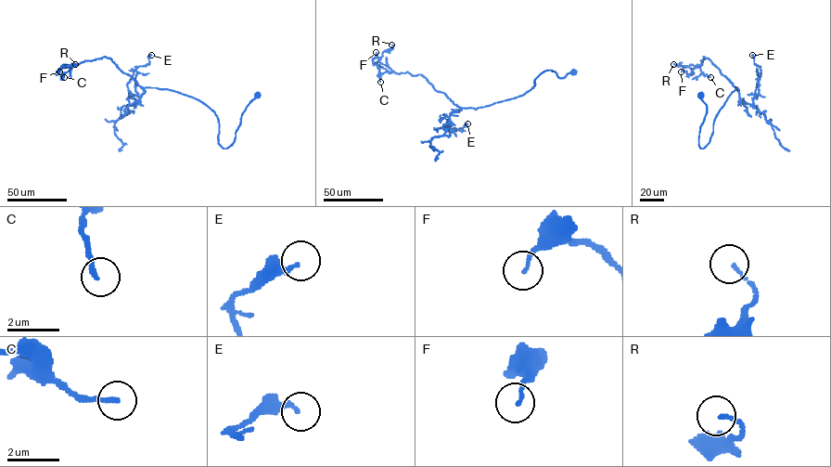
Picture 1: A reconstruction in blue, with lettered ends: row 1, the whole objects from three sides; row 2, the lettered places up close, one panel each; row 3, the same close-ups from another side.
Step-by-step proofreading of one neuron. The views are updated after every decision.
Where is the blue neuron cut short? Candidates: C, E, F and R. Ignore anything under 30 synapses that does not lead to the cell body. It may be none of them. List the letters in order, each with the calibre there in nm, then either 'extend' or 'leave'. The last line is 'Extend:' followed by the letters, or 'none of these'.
C: 170 nm thick; leave
E: 240 nm thick; leave
F: 120 nm thick; leave
R: 110 nm thick; leave
Extend: none of these

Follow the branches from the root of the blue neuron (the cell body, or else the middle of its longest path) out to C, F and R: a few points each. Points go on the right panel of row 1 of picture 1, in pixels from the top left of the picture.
C: (700, 96), (707, 106), (699, 133), (703, 149), (719, 110), (737, 88), (703, 57), (701, 73), (710, 77)
F: (700, 96), (707, 106), (699, 133), (703, 149), (719, 110), (737, 88), (704, 57), (692, 74), (681, 71)
R: (700, 96), (707, 106), (699, 133), (703, 149), (719, 110), (737, 88), (707, 58), (693, 69), (673, 64)

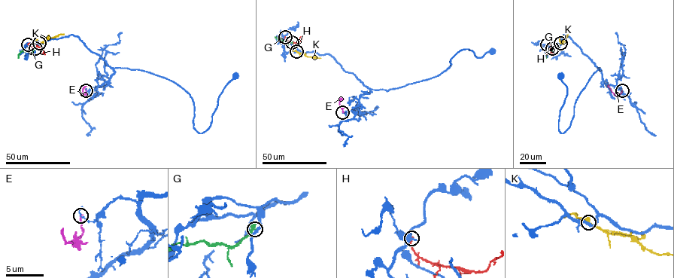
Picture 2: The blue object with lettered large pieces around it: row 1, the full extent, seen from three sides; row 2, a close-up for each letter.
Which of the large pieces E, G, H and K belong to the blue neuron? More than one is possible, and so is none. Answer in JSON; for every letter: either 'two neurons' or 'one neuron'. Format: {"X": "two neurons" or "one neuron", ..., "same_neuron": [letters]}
{"E": "two neurons", "G": "two neurons", "H": "two neurons", "K": "two neurons", "same_neuron": []}

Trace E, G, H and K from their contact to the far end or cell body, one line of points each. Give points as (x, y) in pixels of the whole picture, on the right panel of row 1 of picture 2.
E: (622, 90), (614, 95), (608, 85)
G: (552, 48), (552, 51), (548, 50), (546, 58)
H: (547, 44), (550, 44), (552, 47), (548, 53), (549, 54)
K: (561, 43), (568, 34)

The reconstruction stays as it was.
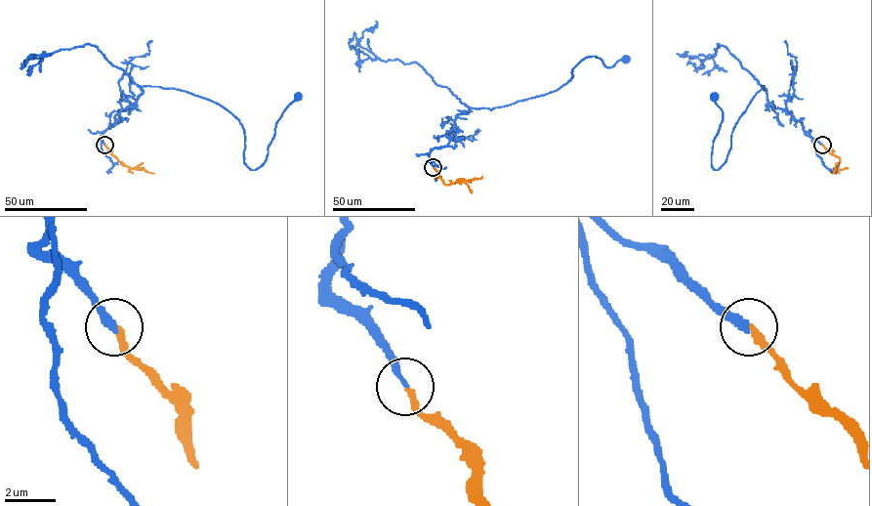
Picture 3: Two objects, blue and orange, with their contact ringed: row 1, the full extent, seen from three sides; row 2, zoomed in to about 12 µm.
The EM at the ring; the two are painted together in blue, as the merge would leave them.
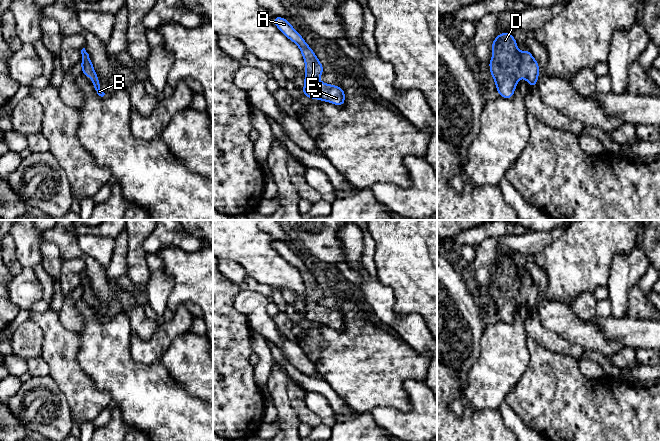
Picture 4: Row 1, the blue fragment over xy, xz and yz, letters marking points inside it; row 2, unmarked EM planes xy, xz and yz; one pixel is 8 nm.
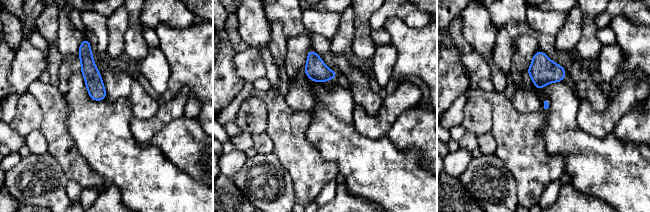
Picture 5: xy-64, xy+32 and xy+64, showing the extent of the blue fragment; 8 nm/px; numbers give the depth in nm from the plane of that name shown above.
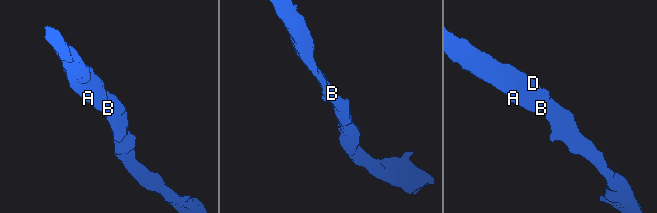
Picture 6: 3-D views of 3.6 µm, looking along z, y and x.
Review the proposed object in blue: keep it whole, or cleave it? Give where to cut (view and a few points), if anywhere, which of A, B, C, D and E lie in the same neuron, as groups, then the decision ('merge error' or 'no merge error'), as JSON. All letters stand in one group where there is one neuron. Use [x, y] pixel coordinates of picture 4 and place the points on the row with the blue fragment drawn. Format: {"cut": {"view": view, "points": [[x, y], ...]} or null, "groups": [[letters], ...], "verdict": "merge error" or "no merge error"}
{"cut": null, "groups": [["A", "B", "C", "D", "E"]], "verdict": "no merge error"}

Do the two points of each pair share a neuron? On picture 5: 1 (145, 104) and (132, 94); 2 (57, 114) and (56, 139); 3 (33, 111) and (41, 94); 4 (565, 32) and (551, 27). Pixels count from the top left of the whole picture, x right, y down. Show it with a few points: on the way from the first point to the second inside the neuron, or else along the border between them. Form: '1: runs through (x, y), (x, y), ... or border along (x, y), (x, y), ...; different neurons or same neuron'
1: runs through (142, 102), (135, 95); same neuron
2: runs through (56, 120), (56, 133); same neuron
3: border along (27, 90), (41, 109), (41, 124); different neurons
4: border along (566, 13), (563, 25), (554, 36); different neurons

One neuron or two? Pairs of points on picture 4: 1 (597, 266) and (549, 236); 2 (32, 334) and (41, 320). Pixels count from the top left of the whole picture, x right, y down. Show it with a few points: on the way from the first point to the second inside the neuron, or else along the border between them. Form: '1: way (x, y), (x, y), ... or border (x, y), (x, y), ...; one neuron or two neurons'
1: border (565, 230), (548, 245), (534, 253); two neurons
2: border (28, 318), (32, 319), (40, 328), (43, 347); two neurons

